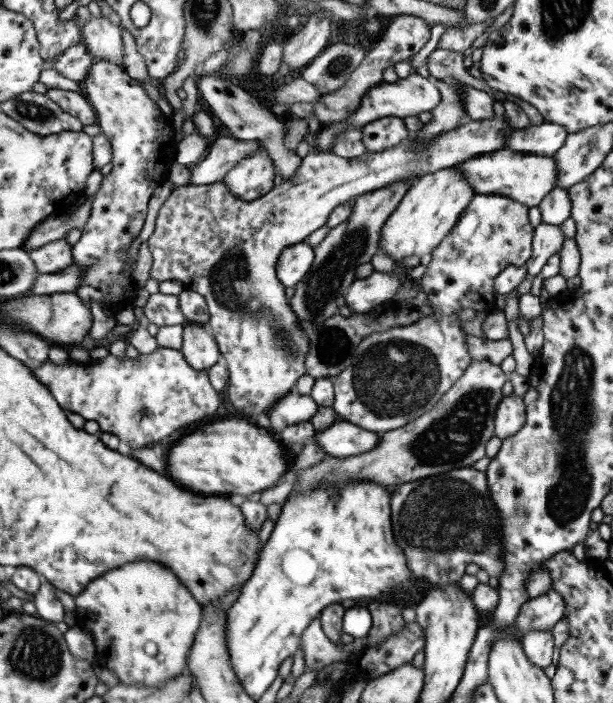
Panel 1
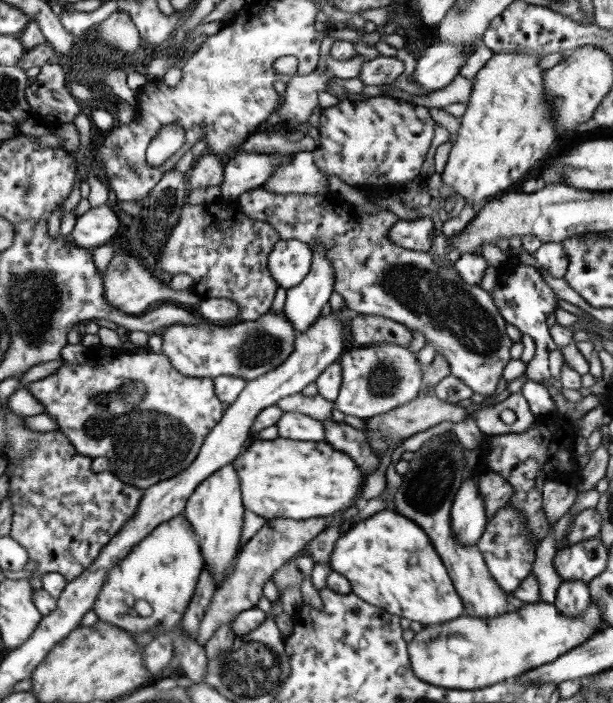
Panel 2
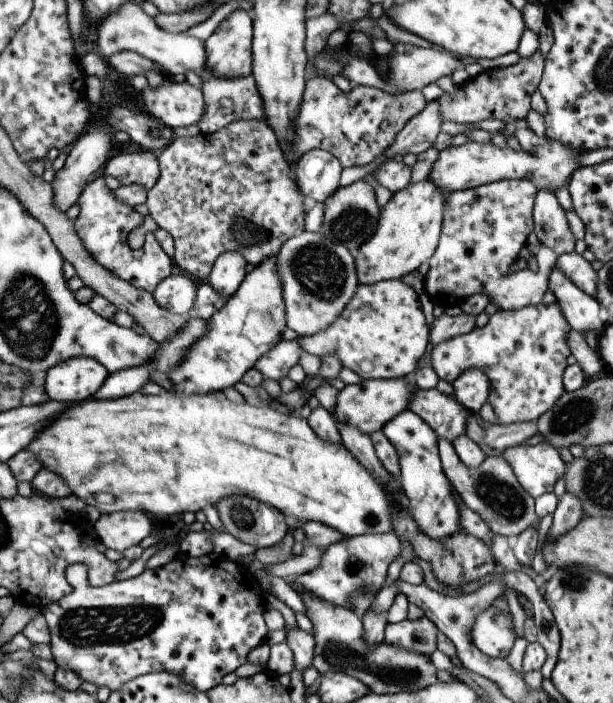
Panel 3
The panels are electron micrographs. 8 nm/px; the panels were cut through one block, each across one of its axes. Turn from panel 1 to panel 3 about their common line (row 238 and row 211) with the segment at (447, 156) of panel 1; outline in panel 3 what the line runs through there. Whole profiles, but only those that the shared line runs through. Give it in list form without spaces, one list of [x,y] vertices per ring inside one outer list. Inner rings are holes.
[[[236,119],[234,122],[230,122],[229,125],[213,133],[204,134],[200,132],[199,135],[191,137],[176,137],[165,149],[157,153],[157,159],[160,169],[159,179],[147,192],[146,208],[159,228],[164,228],[166,232],[169,232],[173,236],[175,244],[173,259],[176,268],[184,270],[186,274],[190,274],[192,278],[200,283],[206,282],[217,258],[224,253],[238,251],[248,264],[256,266],[265,258],[277,256],[277,252],[289,238],[299,235],[305,230],[306,212],[304,211],[304,196],[299,191],[297,181],[294,180],[294,170],[289,167],[277,136],[264,121],[258,119]]]

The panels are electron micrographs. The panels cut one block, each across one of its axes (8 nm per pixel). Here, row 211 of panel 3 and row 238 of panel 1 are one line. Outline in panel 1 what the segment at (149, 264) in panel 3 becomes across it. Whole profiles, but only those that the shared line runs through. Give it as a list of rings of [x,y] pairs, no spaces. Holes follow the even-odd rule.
[[[97,60],[90,67],[88,77],[80,82],[83,94],[96,111],[97,125],[101,132],[110,139],[112,147],[113,167],[109,174],[106,174],[102,180],[102,185],[98,192],[91,198],[92,207],[89,220],[83,227],[82,235],[78,242],[72,248],[74,264],[82,268],[82,284],[76,288],[75,292],[82,297],[82,301],[90,306],[91,300],[97,300],[104,304],[104,299],[110,296],[114,302],[114,317],[118,314],[118,307],[122,303],[134,302],[137,283],[132,279],[134,269],[127,271],[123,268],[128,259],[128,247],[132,242],[138,239],[141,234],[145,220],[147,219],[147,207],[149,201],[153,198],[157,188],[161,188],[169,180],[171,167],[174,164],[176,150],[176,130],[172,119],[164,115],[158,108],[140,82],[131,78],[123,67],[108,60]]]

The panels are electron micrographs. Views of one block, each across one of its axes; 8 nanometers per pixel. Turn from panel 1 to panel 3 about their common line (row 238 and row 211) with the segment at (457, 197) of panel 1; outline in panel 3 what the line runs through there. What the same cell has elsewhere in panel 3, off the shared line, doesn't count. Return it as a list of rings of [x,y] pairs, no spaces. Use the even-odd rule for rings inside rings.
[[[428,179],[393,193],[393,197],[381,208],[376,234],[359,246],[354,259],[354,270],[360,285],[401,279],[434,254],[441,235],[446,197]]]

